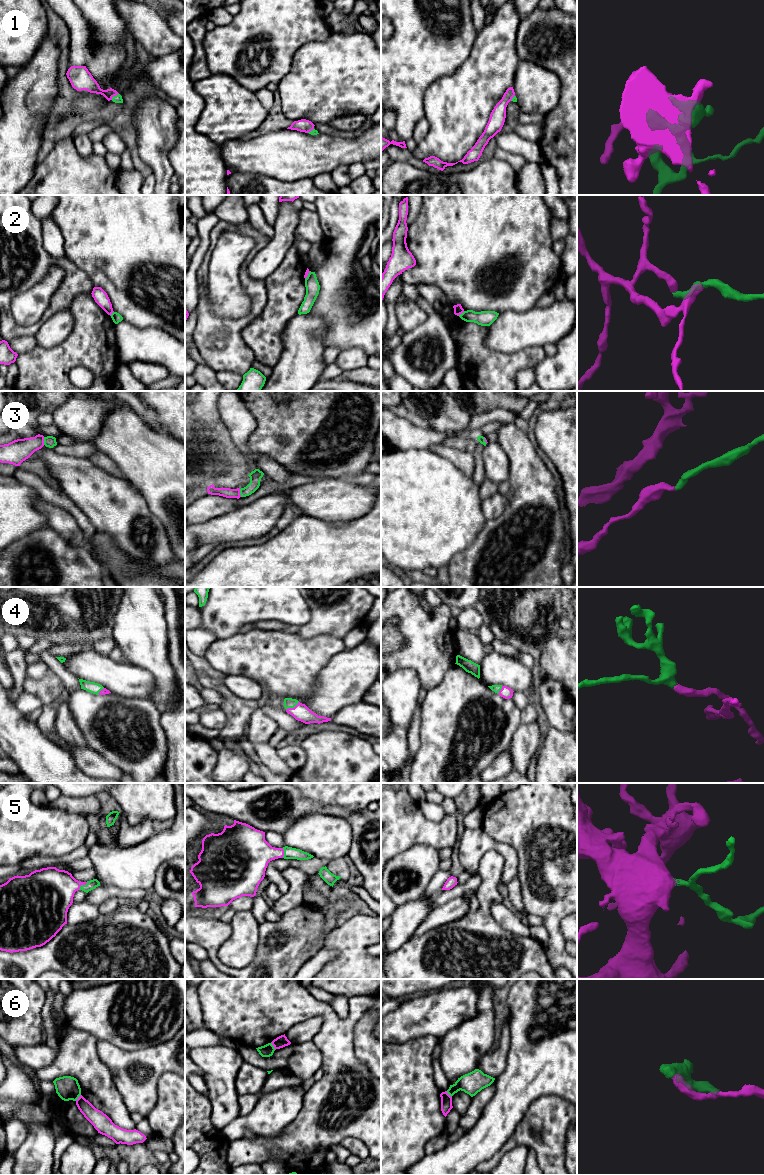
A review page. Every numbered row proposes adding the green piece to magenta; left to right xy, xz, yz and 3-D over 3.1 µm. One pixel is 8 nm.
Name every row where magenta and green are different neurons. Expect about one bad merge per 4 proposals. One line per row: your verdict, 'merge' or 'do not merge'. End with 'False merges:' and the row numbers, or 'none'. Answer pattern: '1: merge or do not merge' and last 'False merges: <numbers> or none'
1: merge
2: do not merge
3: merge
4: merge
5: merge
6: do not merge
False merges: 2, 6

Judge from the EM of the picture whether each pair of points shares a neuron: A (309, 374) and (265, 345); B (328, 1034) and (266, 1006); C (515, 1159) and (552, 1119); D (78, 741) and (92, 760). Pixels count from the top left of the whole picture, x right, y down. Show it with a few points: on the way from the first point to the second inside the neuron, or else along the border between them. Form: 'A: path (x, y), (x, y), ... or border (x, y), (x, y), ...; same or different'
A: border (282, 332), (282, 354), (273, 368); different
B: path (325, 1015), (316, 1007), (285, 1006); same
C: path (521, 1149), (542, 1128); same
D: border (60, 737), (71, 746), (86, 746); different

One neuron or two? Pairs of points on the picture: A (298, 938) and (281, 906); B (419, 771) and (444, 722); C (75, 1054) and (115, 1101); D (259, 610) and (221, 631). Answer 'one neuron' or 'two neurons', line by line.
A: two neurons
B: one neuron
C: one neuron
D: one neuron

